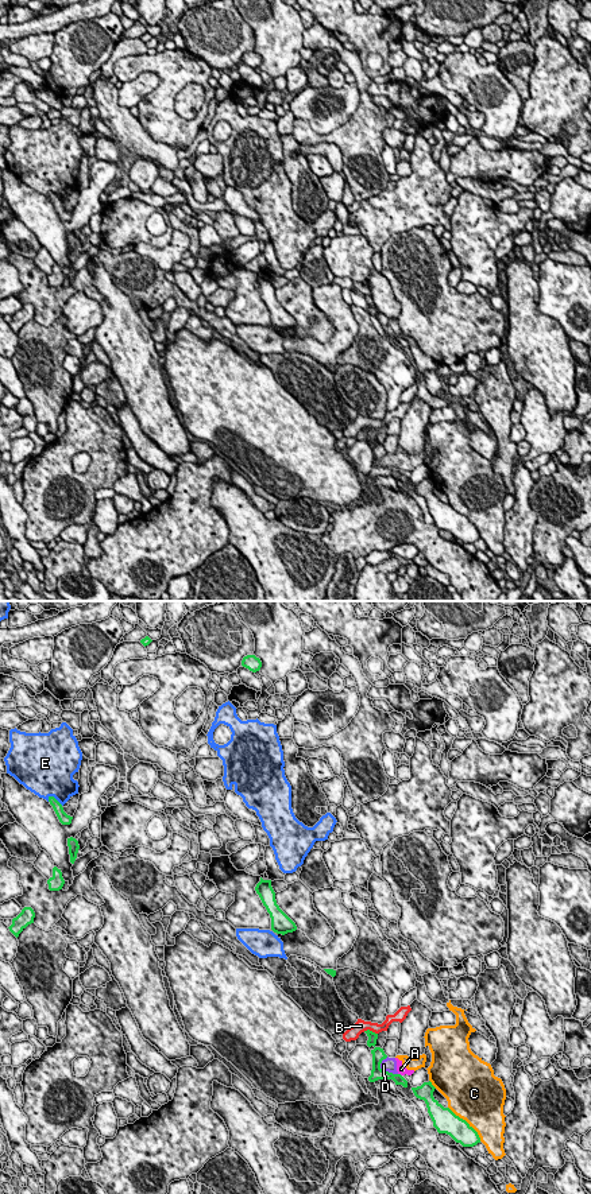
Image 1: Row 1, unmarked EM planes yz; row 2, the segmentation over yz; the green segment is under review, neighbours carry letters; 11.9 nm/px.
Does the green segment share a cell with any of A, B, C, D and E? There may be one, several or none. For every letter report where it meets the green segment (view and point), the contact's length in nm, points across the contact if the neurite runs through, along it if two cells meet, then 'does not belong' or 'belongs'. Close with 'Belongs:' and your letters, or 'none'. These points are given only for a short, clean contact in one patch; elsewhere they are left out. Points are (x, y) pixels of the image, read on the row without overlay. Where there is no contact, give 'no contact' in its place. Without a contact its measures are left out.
A: contact yz (400, 470); length 60 nm; border yz (398, 469), (401, 472); does not belong
B: contact yz (369, 426); length 180 nm; does not belong
C: contact yz (467, 519); length 550 nm; does not belong
D: contact yz (383, 466); length 260 nm; border yz (383, 454), (381, 464), (397, 470); does not belong
E: contact yz (54, 194); length 220 nm; does not belong
Belongs: none

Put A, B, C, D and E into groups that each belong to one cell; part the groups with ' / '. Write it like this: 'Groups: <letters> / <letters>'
Groups: A C D / B / E

